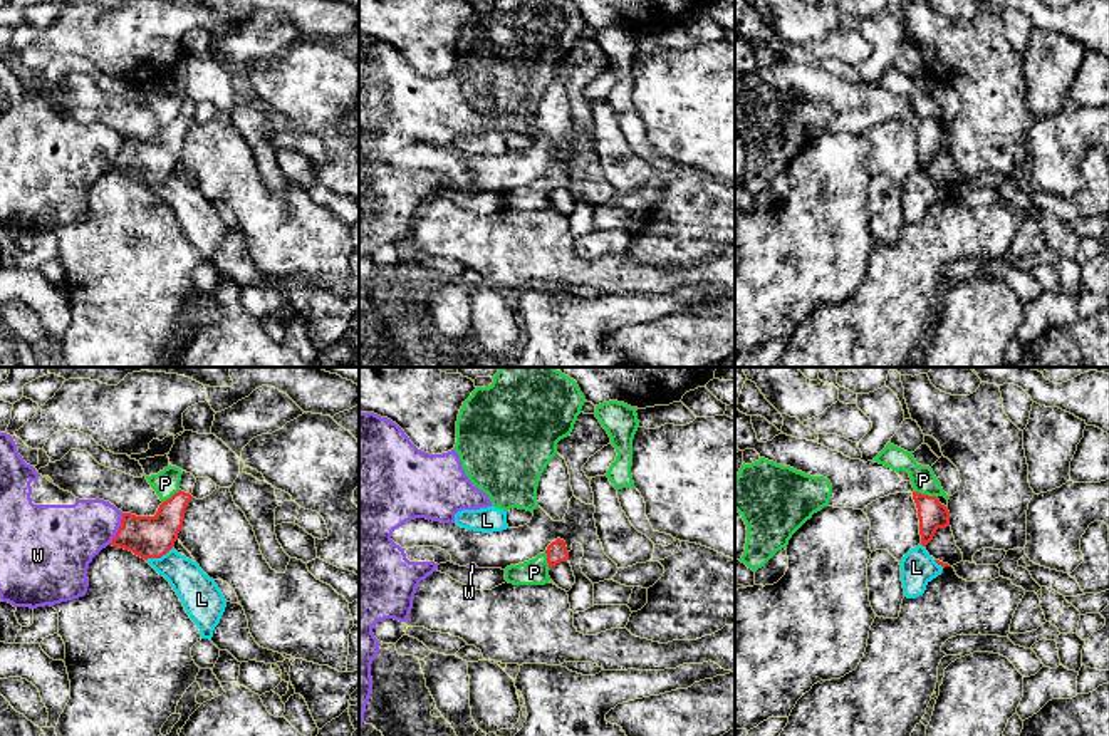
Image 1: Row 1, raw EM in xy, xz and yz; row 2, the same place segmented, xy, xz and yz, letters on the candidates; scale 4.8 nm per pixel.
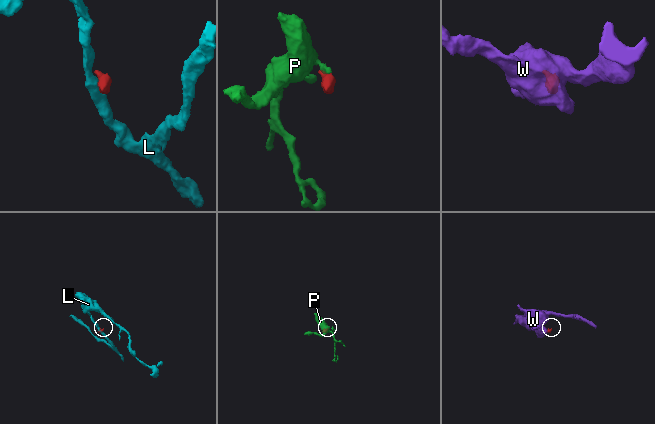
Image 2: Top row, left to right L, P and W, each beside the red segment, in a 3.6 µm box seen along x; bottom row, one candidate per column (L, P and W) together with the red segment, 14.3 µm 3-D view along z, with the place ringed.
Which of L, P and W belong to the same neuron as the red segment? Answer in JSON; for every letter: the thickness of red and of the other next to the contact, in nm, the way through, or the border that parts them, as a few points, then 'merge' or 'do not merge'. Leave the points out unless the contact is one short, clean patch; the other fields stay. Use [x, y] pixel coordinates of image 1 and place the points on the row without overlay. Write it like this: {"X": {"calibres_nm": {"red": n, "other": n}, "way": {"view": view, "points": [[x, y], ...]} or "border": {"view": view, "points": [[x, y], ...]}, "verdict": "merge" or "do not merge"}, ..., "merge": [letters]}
{"L": {"calibres_nm": {"red": 200, "other": 180}, "border": {"view": "xy", "points": [[171, 171], [160, 181], [146, 185]]}, "verdict": "do not merge"}, "P": {"calibres_nm": {"red": 140, "other": 120}, "border": {"view": "yz", "points": [[915, 114], [937, 123]]}, "verdict": "do not merge"}, "W": {"calibres_nm": {"red": 200, "other": 300}, "border": {"view": "xy", "points": [[123, 138], [121, 150], [108, 168]]}, "verdict": "do not merge"}, "merge": []}

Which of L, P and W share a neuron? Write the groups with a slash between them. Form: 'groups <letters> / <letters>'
groups L / P / W

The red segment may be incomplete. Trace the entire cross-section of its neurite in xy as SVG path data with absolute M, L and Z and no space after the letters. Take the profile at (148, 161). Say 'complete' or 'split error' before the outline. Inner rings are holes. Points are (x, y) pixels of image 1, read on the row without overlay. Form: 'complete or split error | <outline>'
complete | M180 114L159 129L154 141L122 137L121 151L109 169L129 174L144 184L161 183L174 171L191 122Z

